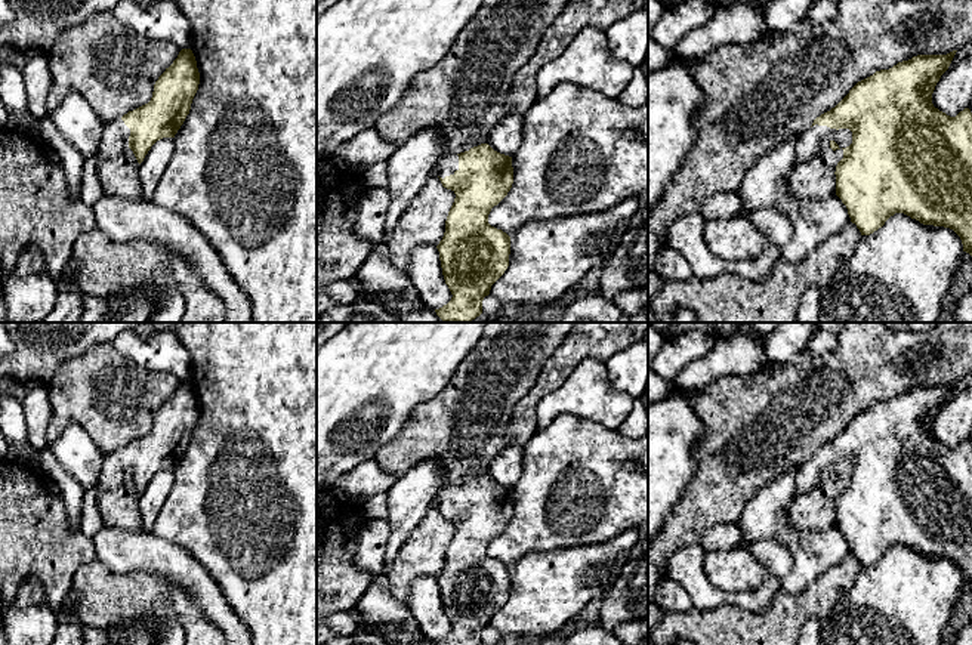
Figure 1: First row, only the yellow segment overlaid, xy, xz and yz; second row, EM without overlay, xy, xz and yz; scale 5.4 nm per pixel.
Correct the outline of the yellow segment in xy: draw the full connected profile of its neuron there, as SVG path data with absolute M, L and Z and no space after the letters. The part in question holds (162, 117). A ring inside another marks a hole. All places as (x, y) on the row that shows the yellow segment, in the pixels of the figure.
M182 49L173 64L158 77L148 104L105 124L96 158L117 157L130 148L141 164L151 146L163 138L175 138L198 90L200 72L191 49Z

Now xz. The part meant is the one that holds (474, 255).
M481 143L460 154L441 154L433 173L444 188L456 194L445 220L444 237L436 246L442 275L453 297L435 312L444 322L469 322L482 314L484 297L509 266L510 237L491 226L488 215L512 188L512 157L494 151L488 143Z

